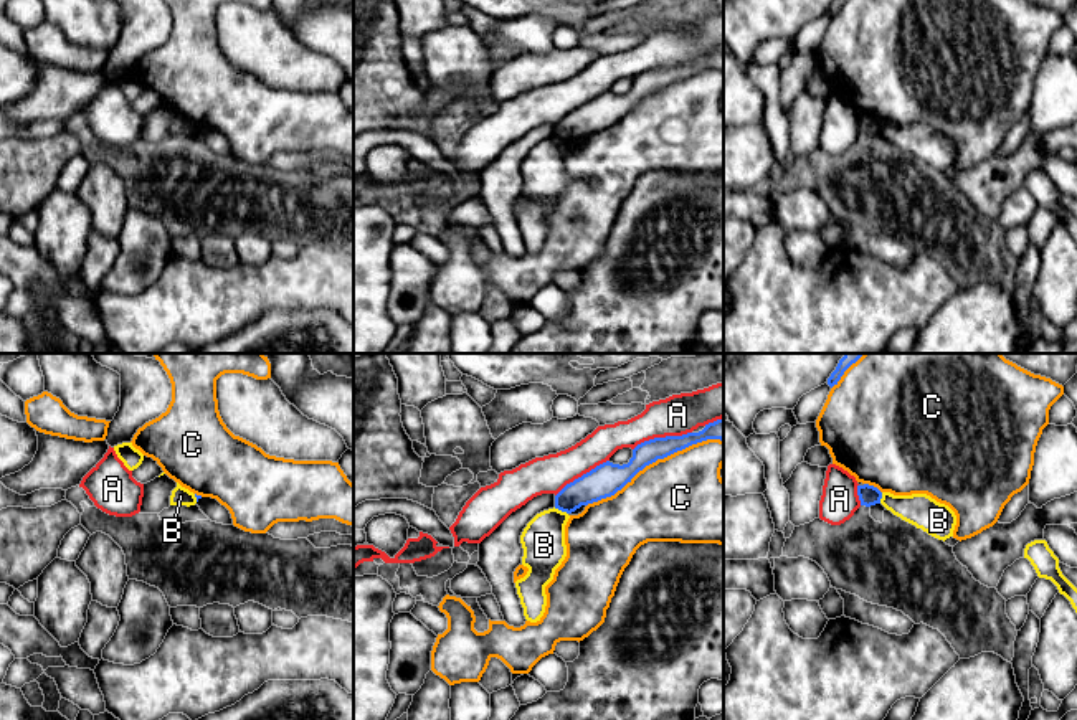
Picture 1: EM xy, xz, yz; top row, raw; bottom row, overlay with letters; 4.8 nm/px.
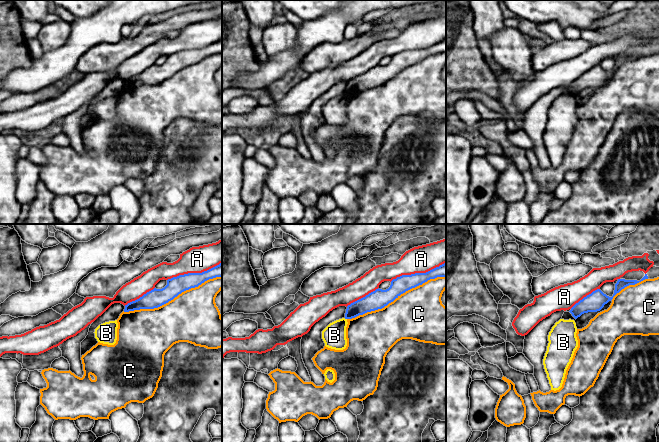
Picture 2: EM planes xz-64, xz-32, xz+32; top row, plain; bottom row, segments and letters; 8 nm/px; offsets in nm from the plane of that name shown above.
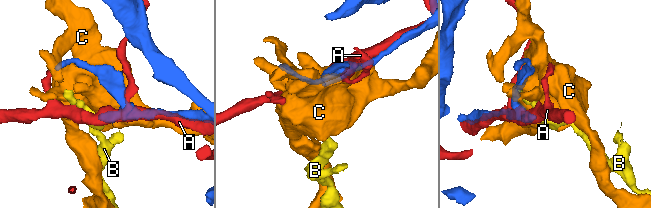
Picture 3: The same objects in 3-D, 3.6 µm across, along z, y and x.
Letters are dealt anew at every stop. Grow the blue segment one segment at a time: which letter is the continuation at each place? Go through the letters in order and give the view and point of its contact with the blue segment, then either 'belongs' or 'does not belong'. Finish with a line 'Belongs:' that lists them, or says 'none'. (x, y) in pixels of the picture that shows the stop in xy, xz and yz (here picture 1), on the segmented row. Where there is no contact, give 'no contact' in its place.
A: xz (661, 438) | does not belong
B: xz (560, 509) | does not belong
C: xz (654, 461) | does not belong
Belongs: none

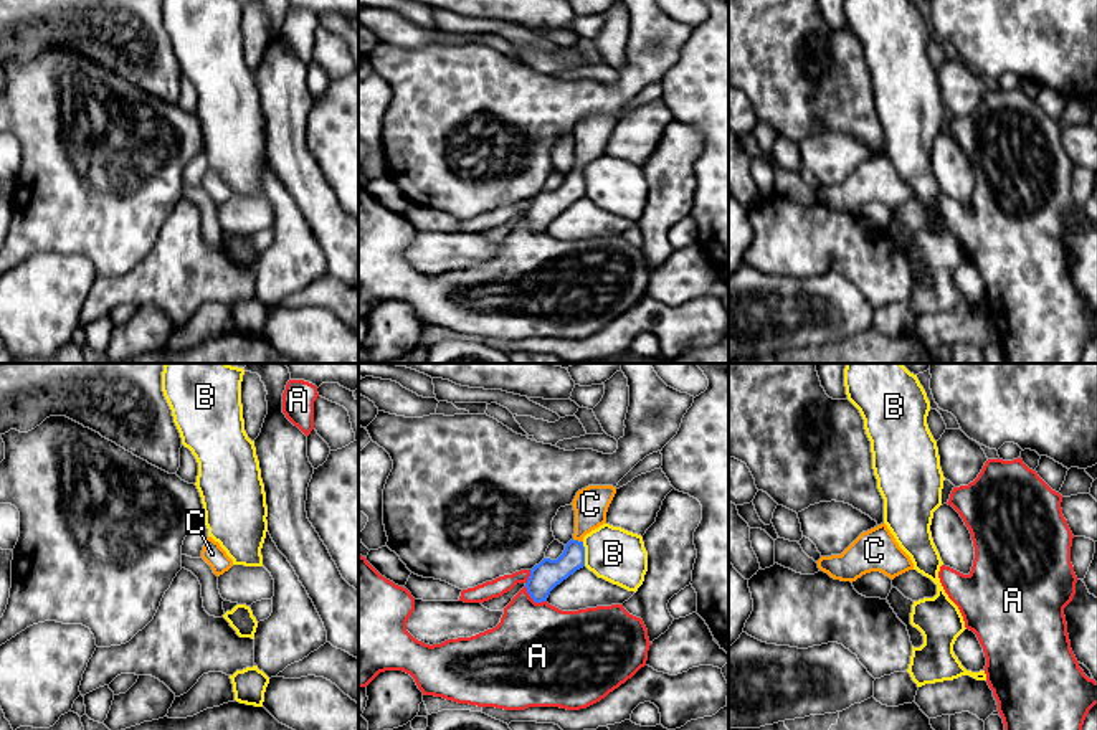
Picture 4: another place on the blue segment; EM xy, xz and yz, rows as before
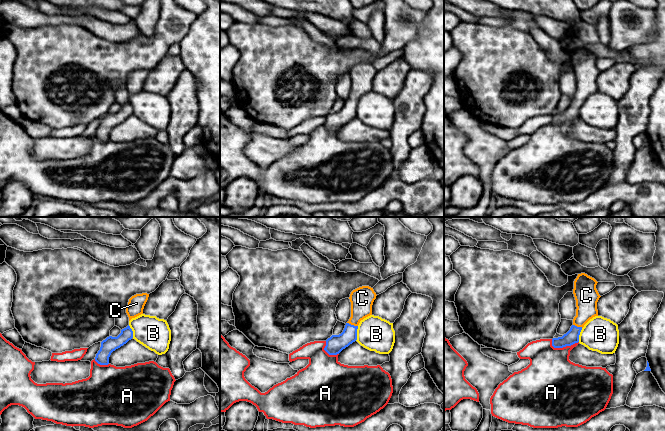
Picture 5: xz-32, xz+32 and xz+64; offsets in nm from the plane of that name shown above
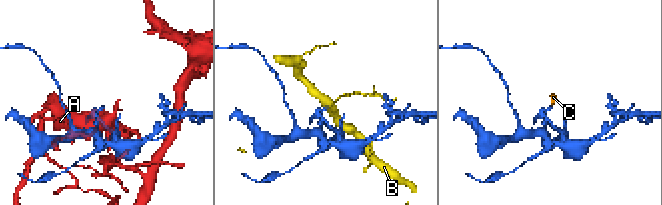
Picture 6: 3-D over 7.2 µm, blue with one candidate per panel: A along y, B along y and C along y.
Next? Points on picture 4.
A: xz (534, 600) | does not belong
B: xz (584, 554) | does not belong
C: xz (577, 540) | belongs
Belongs: C

